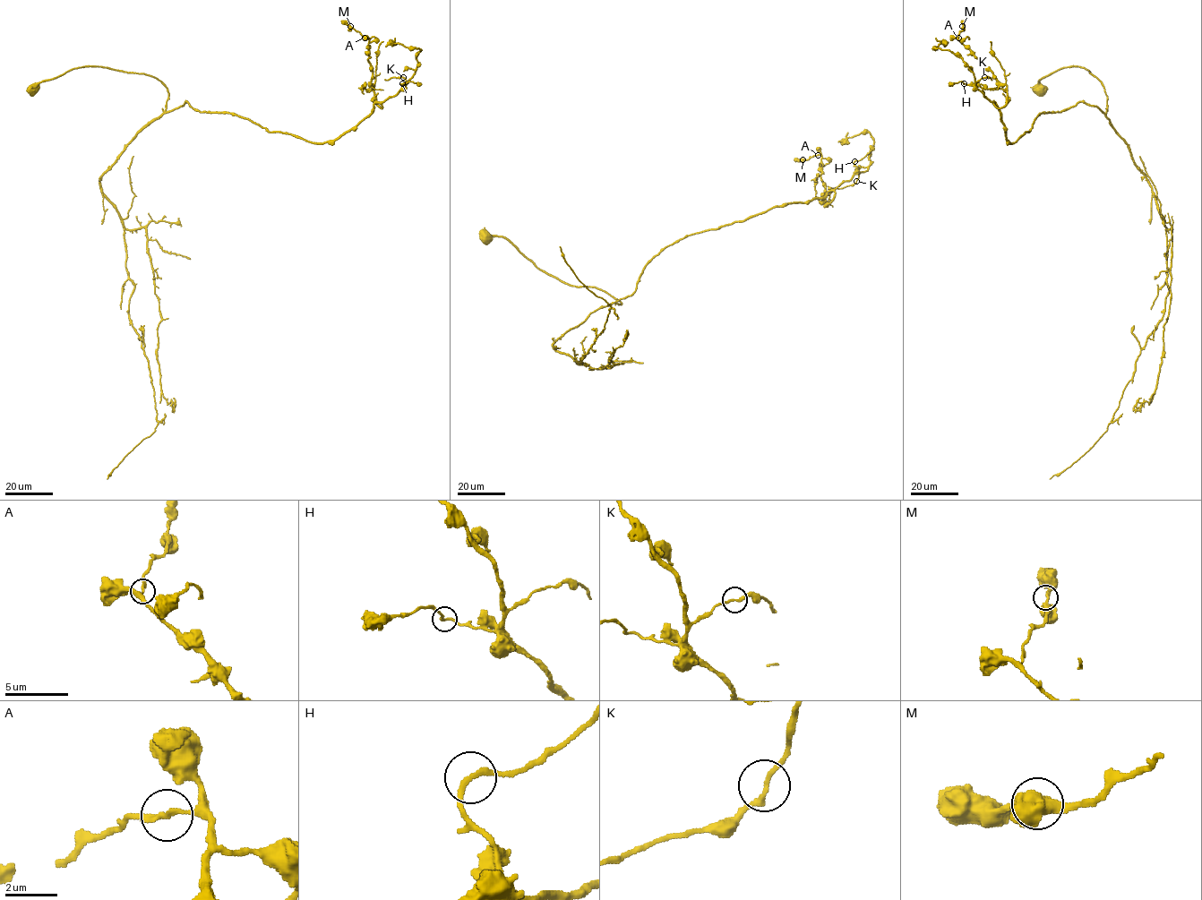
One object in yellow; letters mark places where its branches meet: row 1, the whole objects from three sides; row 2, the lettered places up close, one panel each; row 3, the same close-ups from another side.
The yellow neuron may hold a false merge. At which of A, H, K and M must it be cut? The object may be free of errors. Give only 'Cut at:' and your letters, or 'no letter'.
Cut at: no letter

